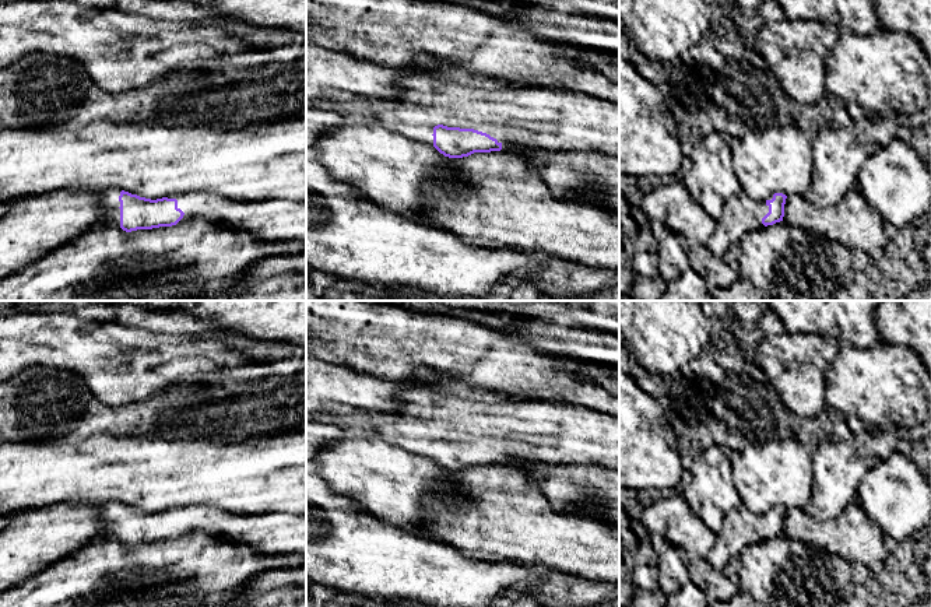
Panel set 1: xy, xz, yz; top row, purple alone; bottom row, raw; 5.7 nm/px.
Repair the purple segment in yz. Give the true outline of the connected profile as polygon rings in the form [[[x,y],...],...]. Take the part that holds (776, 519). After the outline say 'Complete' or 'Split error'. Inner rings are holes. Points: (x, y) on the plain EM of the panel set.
[[[744,504],[731,508],[705,559],[716,571],[724,571],[730,559],[739,557],[746,545],[783,534],[786,512],[783,506],[774,506],[762,515],[751,512]]]. Split error

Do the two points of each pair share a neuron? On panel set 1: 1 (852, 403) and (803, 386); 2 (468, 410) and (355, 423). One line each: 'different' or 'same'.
1: different
2: same

